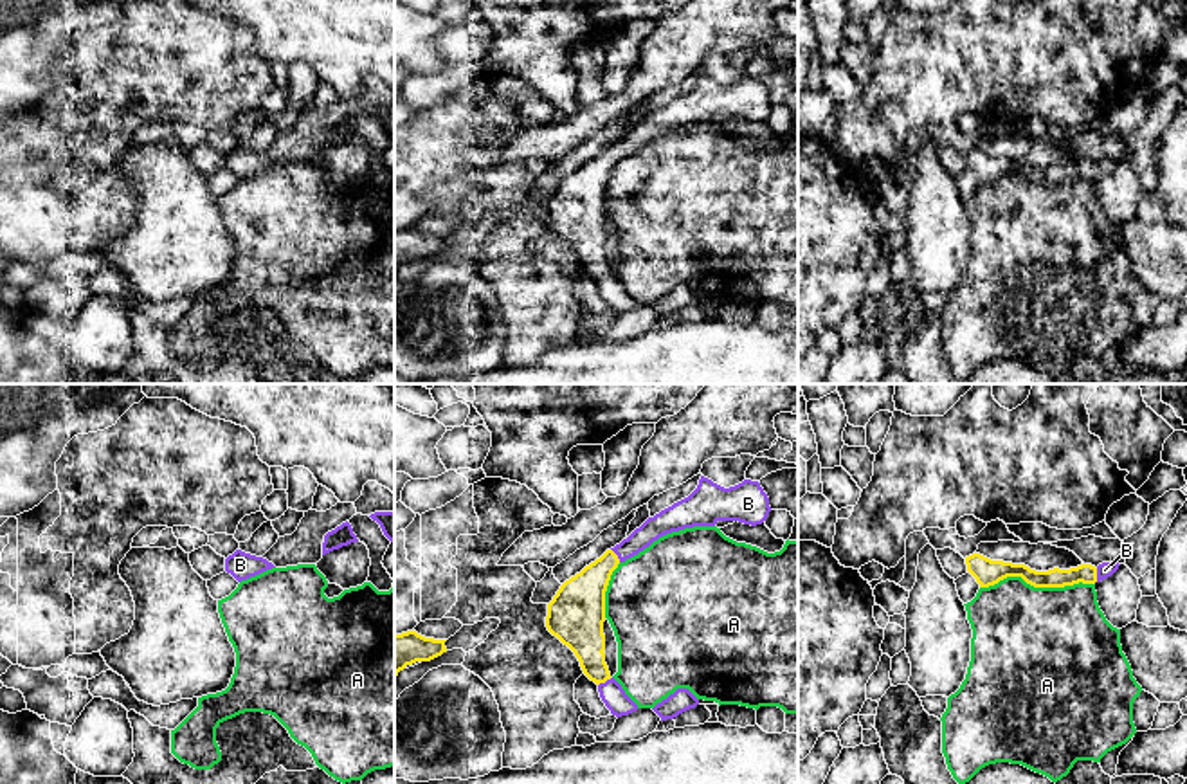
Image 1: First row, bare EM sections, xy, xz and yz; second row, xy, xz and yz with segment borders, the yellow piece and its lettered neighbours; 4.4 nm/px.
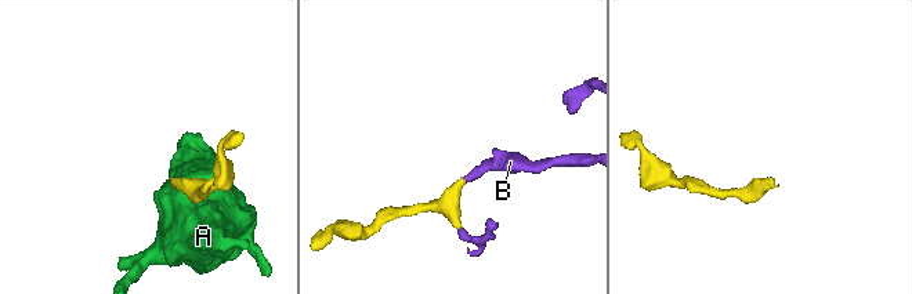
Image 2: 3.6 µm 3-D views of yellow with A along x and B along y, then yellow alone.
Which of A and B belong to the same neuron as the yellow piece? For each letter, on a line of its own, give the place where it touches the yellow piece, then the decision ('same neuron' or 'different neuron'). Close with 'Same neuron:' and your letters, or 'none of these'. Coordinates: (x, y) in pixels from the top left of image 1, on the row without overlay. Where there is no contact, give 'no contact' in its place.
A: meets yellow in yz at (1036, 182); different neuron
B: meets yellow in yz at (1096, 172); same neuron
Same neuron: B

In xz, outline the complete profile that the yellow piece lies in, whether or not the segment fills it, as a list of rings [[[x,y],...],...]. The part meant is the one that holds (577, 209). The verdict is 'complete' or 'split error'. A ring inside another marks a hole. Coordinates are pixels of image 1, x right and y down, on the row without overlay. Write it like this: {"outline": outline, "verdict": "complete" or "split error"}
{"outline": [[[701,72],[697,85],[684,96],[648,114],[627,135],[566,177],[548,200],[546,223],[580,258],[584,270],[598,281],[598,288],[612,312],[638,306],[611,272],[605,260],[605,187],[620,159],[638,151],[659,133],[693,123],[715,123],[719,117],[762,121],[771,108],[769,94],[758,77],[724,85]]], "verdict": "split error"}

